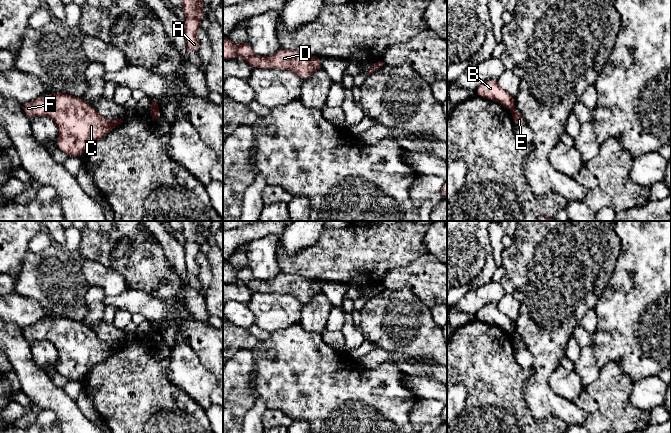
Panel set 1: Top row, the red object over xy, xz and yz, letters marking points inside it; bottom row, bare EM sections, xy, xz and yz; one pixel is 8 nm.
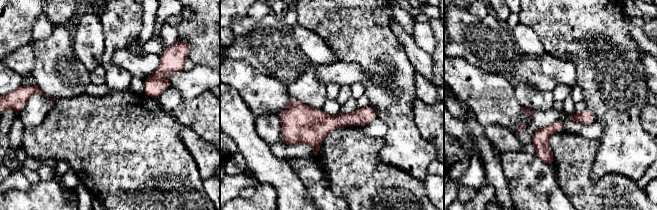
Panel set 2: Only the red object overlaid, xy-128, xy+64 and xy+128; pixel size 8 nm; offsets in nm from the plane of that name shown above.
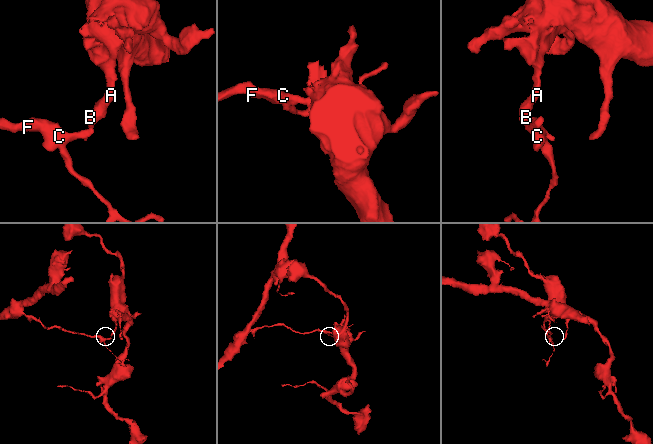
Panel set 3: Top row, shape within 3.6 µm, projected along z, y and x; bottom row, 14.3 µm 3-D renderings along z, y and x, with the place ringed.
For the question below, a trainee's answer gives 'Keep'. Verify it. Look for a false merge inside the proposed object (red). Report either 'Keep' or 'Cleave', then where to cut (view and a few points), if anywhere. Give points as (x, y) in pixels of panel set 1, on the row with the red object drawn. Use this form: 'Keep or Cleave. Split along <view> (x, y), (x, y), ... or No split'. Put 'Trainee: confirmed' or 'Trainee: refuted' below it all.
Cleave. Split along xy (158, 110), (151, 112)
Trainee: refuted

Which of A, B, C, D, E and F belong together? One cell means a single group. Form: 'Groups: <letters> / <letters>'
Groups: A B / C D E F

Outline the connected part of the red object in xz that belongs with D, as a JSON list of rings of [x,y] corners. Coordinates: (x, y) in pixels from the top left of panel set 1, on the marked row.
[[[229,38],[223,39],[223,60],[235,56],[243,57],[252,67],[285,69],[301,79],[310,78],[313,72],[323,69],[318,57],[297,50],[279,49],[271,56],[256,56],[248,42],[236,46]]]

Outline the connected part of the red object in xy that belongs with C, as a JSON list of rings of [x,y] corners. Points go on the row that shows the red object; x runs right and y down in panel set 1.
[[[55,93],[37,98],[33,102],[22,103],[24,113],[28,117],[49,116],[56,123],[60,136],[57,147],[70,157],[79,157],[98,139],[105,137],[122,119],[108,120],[89,103],[64,93]]]

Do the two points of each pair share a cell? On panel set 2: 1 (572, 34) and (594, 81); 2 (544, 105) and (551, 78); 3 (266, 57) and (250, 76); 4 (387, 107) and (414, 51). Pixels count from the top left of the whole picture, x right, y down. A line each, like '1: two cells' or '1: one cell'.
1: one cell
2: two cells
3: two cells
4: two cells

